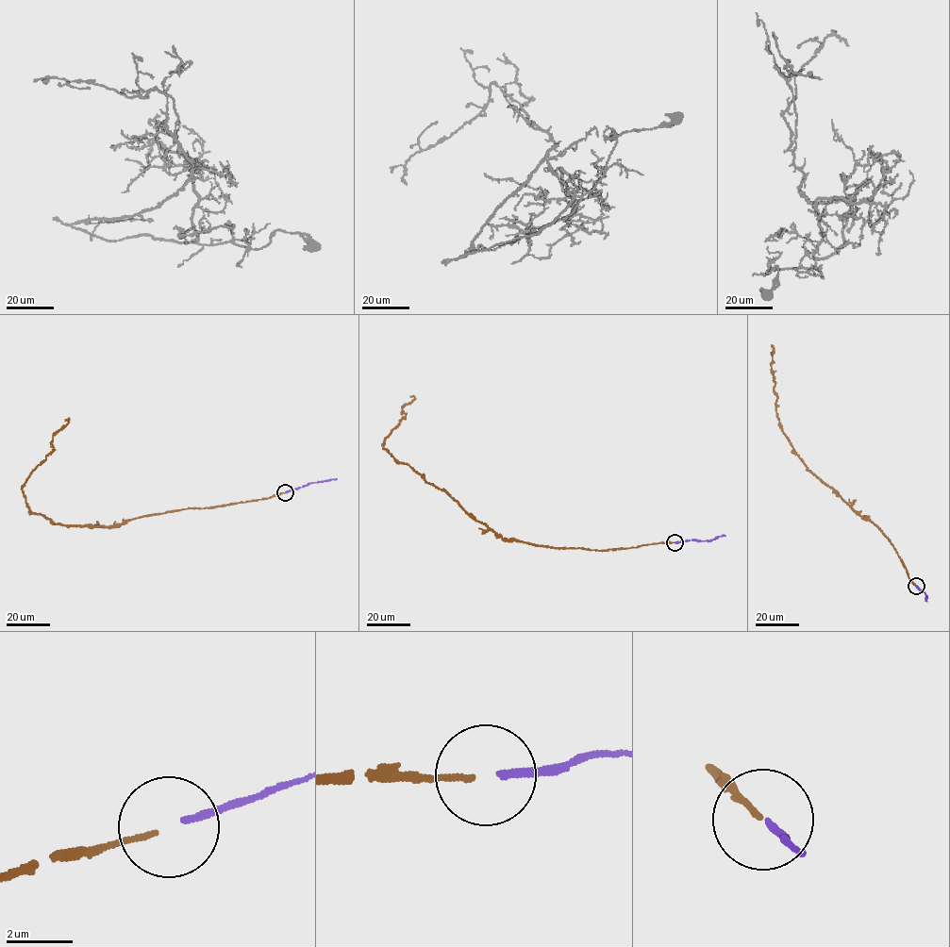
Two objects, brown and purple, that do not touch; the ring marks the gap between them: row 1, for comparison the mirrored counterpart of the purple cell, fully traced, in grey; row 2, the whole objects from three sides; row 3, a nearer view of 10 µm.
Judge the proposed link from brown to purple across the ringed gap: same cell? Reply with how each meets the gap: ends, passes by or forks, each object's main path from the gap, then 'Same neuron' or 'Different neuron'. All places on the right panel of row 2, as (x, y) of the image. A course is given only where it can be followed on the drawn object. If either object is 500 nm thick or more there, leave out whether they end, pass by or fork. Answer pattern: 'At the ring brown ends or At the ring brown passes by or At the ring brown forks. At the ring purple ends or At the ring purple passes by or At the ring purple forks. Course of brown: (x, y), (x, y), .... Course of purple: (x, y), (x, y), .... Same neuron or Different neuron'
At the ring brown ends. At the ring purple ends. Course of brown: (916, 586), (880, 529), (856, 513), (808, 470), (783, 433), (776, 411), (771, 345). Course of purple: (916, 586), (924, 592), (926, 601). Same neuron

